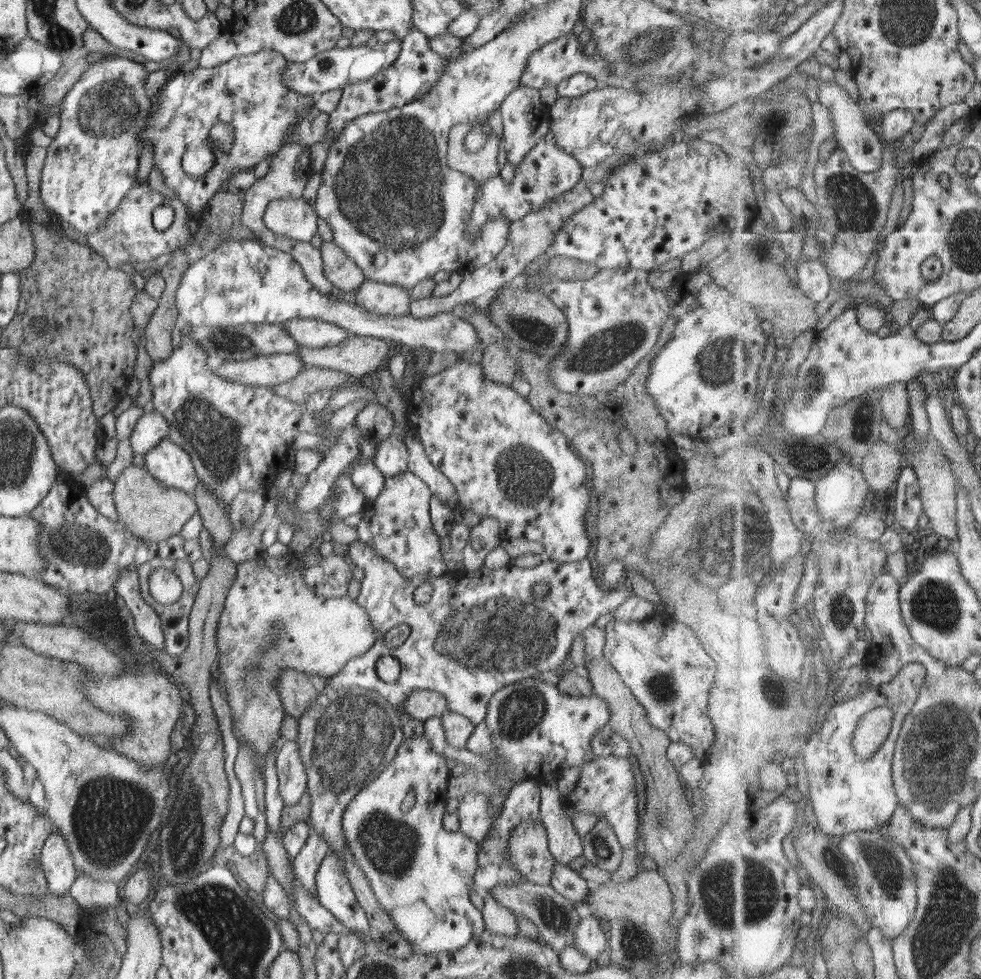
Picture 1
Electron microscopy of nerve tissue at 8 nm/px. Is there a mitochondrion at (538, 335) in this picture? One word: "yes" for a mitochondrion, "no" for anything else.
yes

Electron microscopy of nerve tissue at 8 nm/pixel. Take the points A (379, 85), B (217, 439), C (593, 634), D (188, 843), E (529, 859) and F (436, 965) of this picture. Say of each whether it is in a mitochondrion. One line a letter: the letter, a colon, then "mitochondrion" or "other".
A: other
B: mitochondrion
C: other
D: mitochondrion
E: other
F: other

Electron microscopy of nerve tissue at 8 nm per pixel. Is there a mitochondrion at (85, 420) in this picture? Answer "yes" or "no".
no

